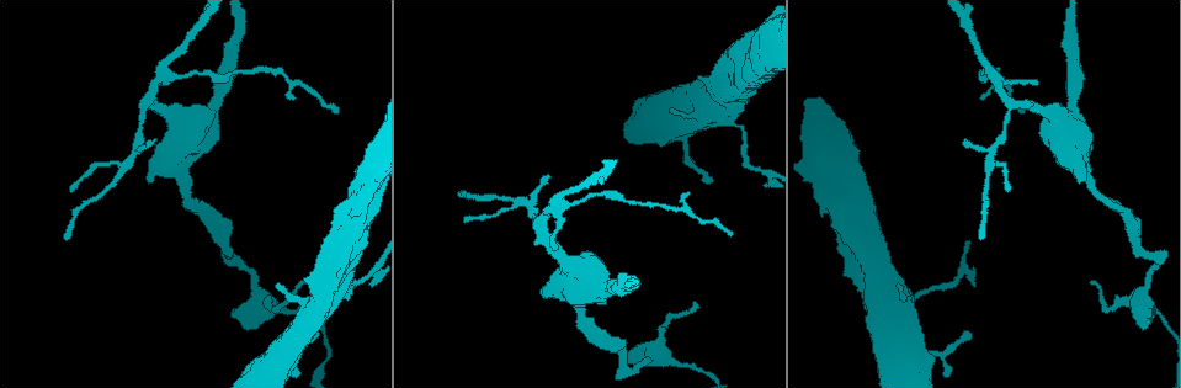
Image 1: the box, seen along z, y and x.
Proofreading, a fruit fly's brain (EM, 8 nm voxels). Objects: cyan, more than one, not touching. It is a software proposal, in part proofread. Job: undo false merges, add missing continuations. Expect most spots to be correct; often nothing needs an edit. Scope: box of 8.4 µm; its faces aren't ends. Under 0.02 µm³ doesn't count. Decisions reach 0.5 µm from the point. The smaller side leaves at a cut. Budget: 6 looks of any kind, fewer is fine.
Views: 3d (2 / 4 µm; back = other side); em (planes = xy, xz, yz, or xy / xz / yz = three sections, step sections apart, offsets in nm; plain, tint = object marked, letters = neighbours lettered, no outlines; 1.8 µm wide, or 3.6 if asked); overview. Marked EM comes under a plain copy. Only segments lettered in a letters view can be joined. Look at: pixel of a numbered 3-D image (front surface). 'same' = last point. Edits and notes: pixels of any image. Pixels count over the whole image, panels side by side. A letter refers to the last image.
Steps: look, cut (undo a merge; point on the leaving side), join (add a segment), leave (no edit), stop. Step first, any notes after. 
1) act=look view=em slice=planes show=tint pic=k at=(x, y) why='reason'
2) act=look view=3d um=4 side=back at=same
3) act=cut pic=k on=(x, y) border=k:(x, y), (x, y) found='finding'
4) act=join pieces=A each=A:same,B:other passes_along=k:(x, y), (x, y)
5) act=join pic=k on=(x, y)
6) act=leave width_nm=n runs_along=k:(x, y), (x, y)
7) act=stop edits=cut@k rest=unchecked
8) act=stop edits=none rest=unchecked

act=look view=3d um=2 side=back pic=1 at=(642, 353) why='an open end'

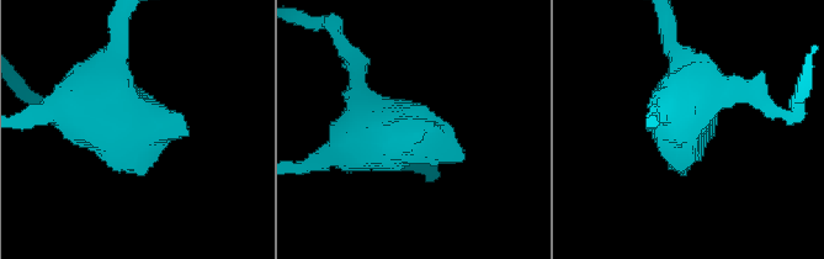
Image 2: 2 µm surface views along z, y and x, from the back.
act=look view=em slice=xz step=4 show=letters pic=2 at=(688, 170) why='now the EM'

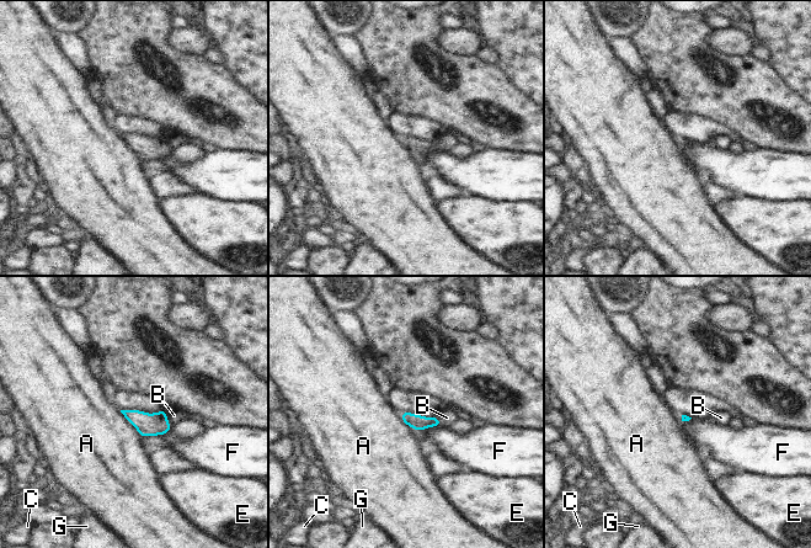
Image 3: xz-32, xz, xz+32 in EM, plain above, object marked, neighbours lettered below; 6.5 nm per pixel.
act=leave each=A:other,B:other,C:other,E:other,F:other,G:other border=3:(441, 425), (420, 430), (411, 427) found='none of them fits'

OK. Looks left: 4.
act=look view=em slice=planes show=tint pic=1 at=(1093, 281)

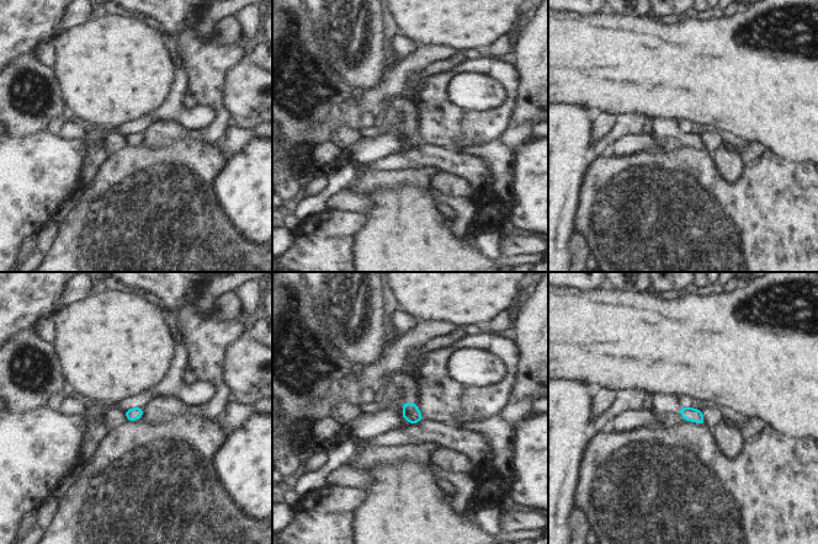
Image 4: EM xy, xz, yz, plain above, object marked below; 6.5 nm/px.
act=look view=em slice=planes show=letters at=same

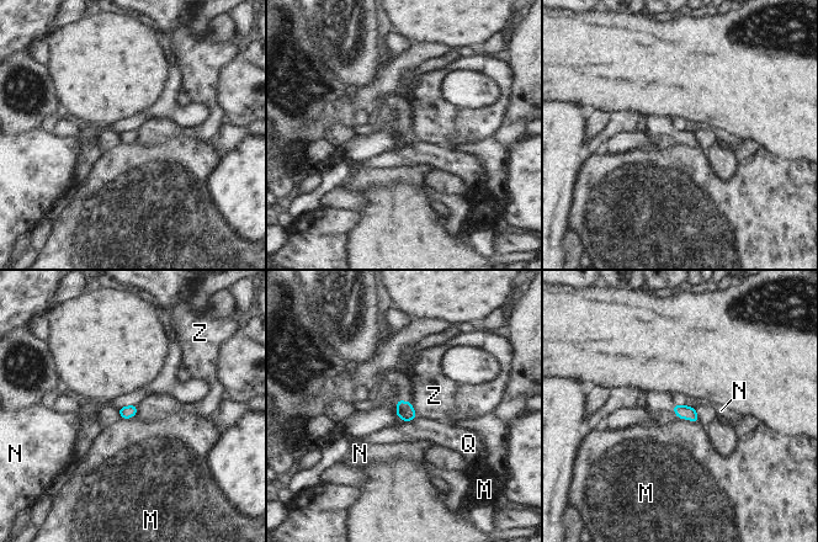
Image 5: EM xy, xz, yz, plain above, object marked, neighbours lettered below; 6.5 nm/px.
act=leave width_nm=80 each=M:other,N:other,Q:other,Z:other border=5:(410, 402), (418, 415) found='none of them fits'

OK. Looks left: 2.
act=look view=em slice=planes show=letters pic=1 at=(966, 335) why='thin end'

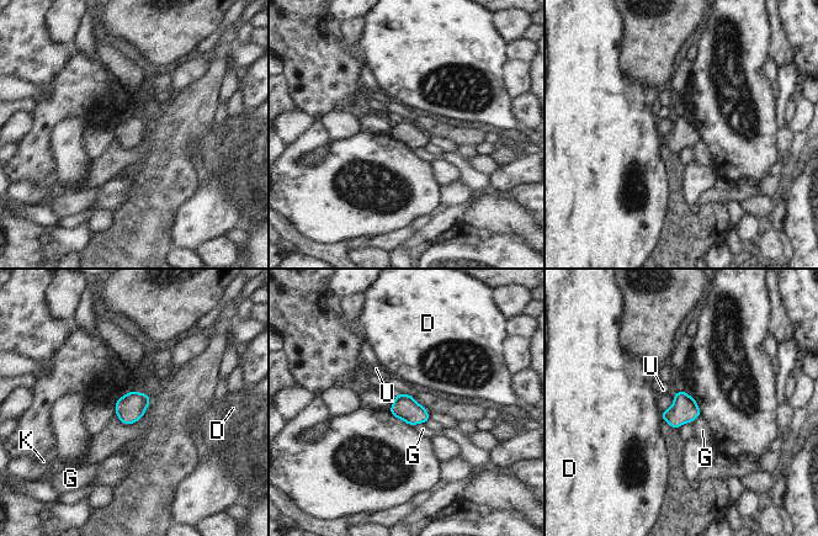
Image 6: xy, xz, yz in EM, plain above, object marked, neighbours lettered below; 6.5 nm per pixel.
act=leave width_nm=160 each=D:other,G:other,K:other,U:other border=6:(426, 422), (419, 422), (413, 425) found='no lettered segment goes on from it'

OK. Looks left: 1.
act=stop edits=none rest=unchecked

